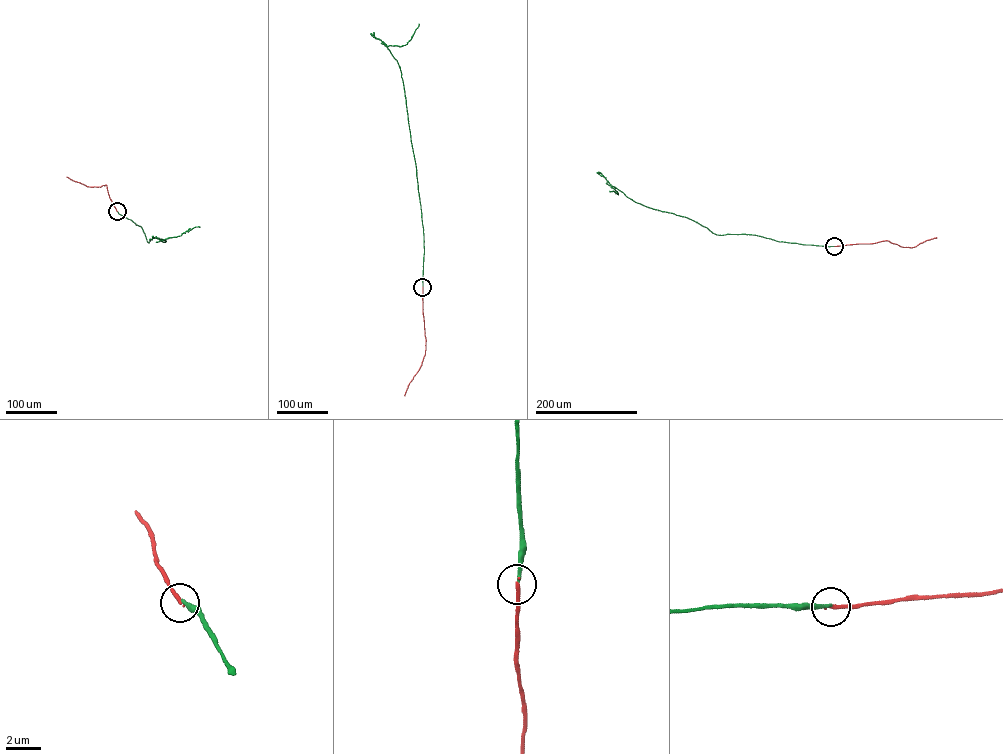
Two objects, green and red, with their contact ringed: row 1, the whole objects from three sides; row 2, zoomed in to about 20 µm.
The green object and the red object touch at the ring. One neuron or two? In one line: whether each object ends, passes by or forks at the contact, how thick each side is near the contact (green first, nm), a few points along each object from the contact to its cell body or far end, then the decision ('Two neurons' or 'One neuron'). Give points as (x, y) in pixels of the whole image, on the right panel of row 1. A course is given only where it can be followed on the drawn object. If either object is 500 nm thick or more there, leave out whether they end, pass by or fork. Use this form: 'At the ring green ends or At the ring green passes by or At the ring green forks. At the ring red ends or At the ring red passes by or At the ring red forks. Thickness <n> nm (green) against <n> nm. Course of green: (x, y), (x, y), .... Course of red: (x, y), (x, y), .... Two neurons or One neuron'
At the ring green ends. At the ring red ends. Thickness 170 nm (green) against 240 nm. Course of green: (834, 246), (779, 241), (754, 235), (717, 235), (687, 217), (636, 202), (613, 186), (618, 195), (609, 191). Course of red: (834, 246), (886, 240), (912, 247), (937, 238). Two neurons

